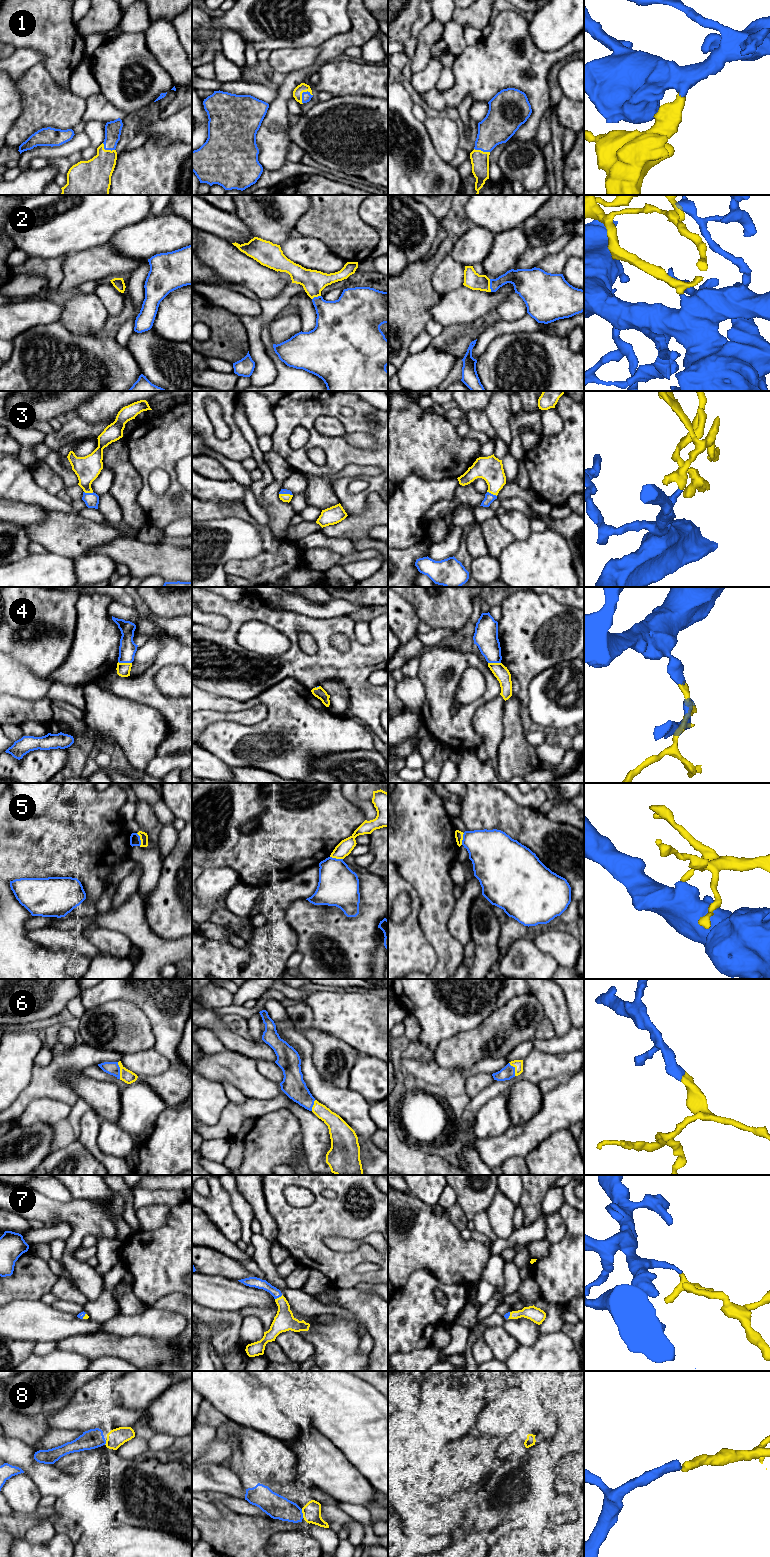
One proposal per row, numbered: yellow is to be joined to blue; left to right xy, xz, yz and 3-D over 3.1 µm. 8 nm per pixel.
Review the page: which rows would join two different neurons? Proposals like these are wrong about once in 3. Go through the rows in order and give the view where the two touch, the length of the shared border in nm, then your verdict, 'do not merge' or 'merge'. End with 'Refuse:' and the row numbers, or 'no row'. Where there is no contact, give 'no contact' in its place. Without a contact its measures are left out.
1: xz | 120 nm | merge
2: yz | 110 nm | merge
3: yz | 90 nm | merge
4: xy | 110 nm | merge
5: xy | 110 nm | do not merge
6: xy | 140 nm | merge
7: xz | 70 nm | merge
8: xz | 70 nm | merge
Refuse: 5

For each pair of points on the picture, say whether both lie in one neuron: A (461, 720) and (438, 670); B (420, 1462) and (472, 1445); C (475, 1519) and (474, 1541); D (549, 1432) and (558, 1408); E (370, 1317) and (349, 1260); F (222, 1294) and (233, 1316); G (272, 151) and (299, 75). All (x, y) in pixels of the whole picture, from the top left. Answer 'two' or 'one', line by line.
A: one
B: two
C: two
D: two
E: two
F: two
G: one

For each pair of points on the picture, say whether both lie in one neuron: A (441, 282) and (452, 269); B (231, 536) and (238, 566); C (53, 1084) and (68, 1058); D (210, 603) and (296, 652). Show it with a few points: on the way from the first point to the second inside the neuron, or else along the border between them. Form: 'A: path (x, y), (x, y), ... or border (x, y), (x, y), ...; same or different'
A: path (444, 279), (449, 272); same
B: border (259, 554), (251, 558), (230, 559), (223, 570); different
C: path (53, 1077), (53, 1071), (61, 1063); same
D: path (235, 610), (258, 610), (277, 619), (285, 627); same

